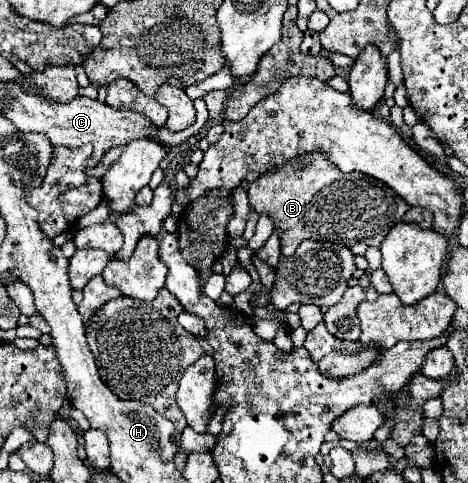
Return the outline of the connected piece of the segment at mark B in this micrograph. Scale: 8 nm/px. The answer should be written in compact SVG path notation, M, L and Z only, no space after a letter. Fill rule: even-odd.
M320 150L302 154L296 160L288 160L286 164L282 164L282 168L262 174L258 182L250 184L248 198L252 210L256 210L258 214L268 214L274 220L274 228L280 236L284 256L292 256L298 244L306 238L330 240L340 246L346 246L354 254L364 254L370 246L378 248L386 234L394 228L394 224L402 222L402 216L408 210L408 204L382 180L366 176L362 172L340 172L340 168L330 162L330 156Z

